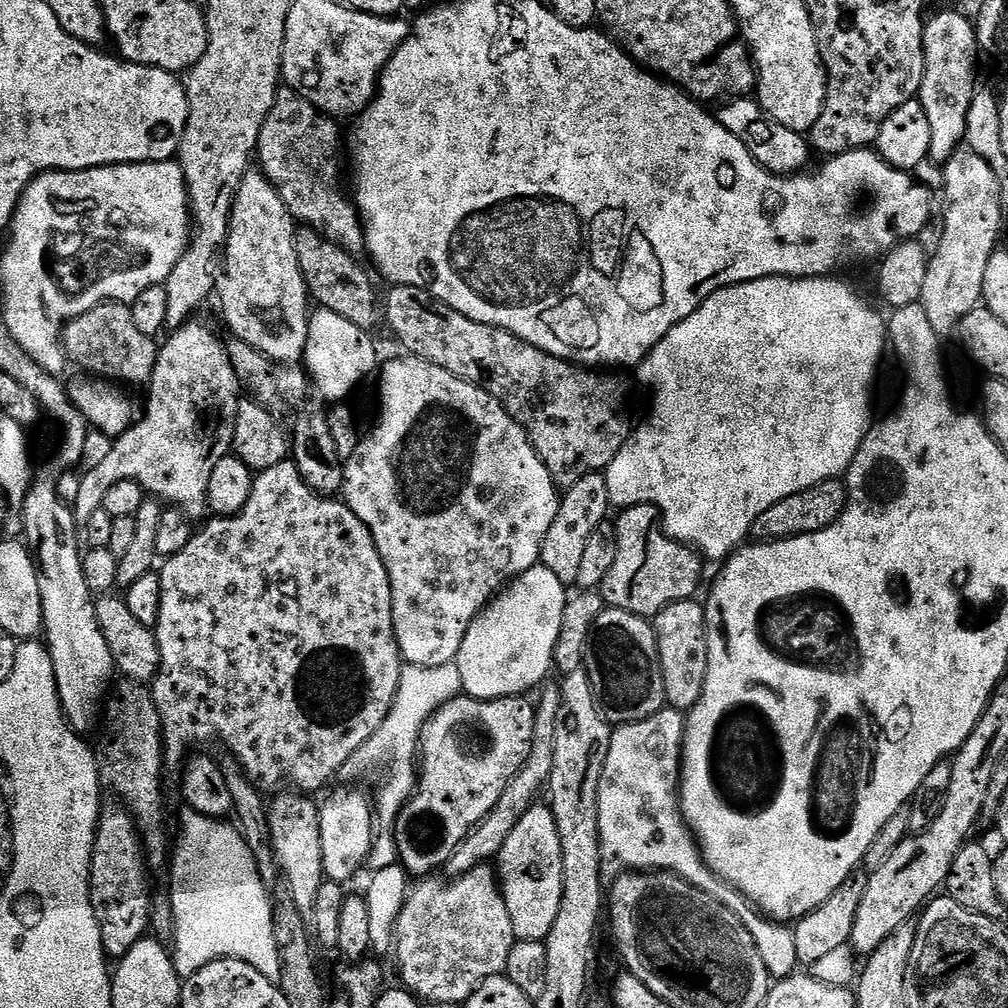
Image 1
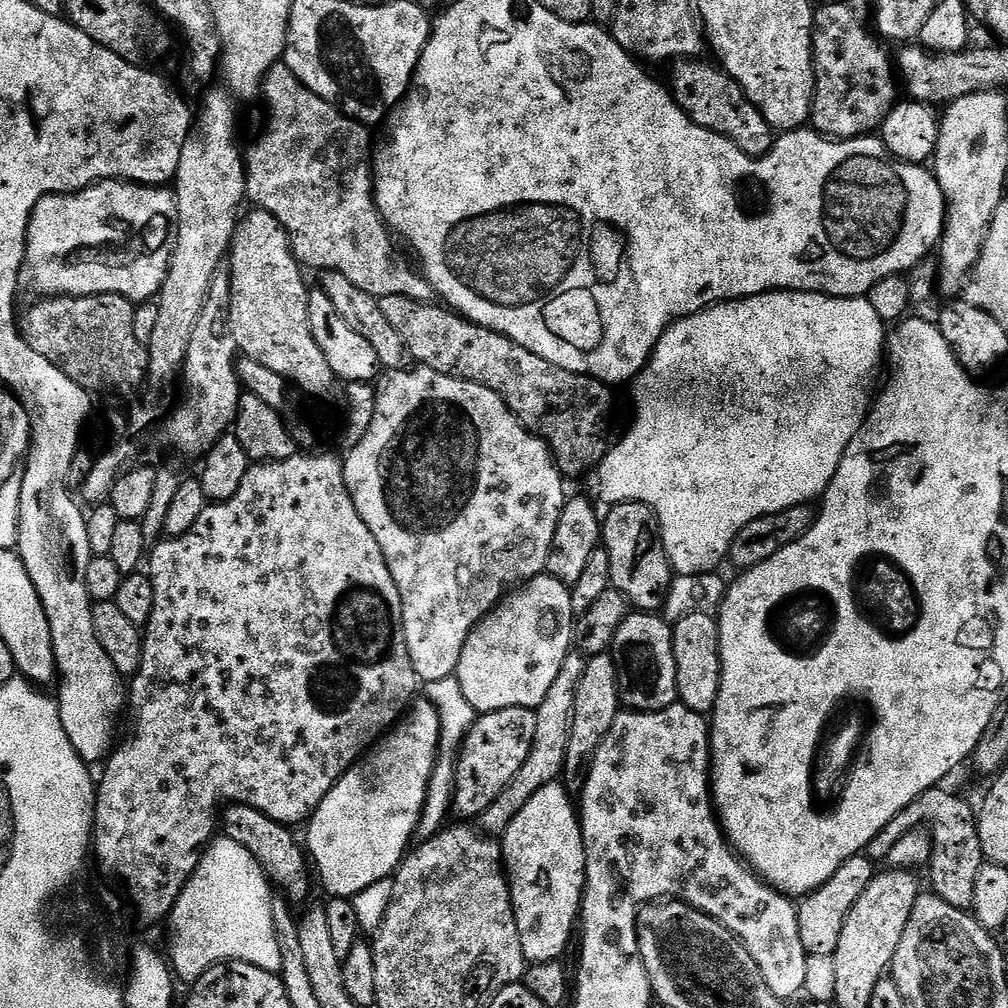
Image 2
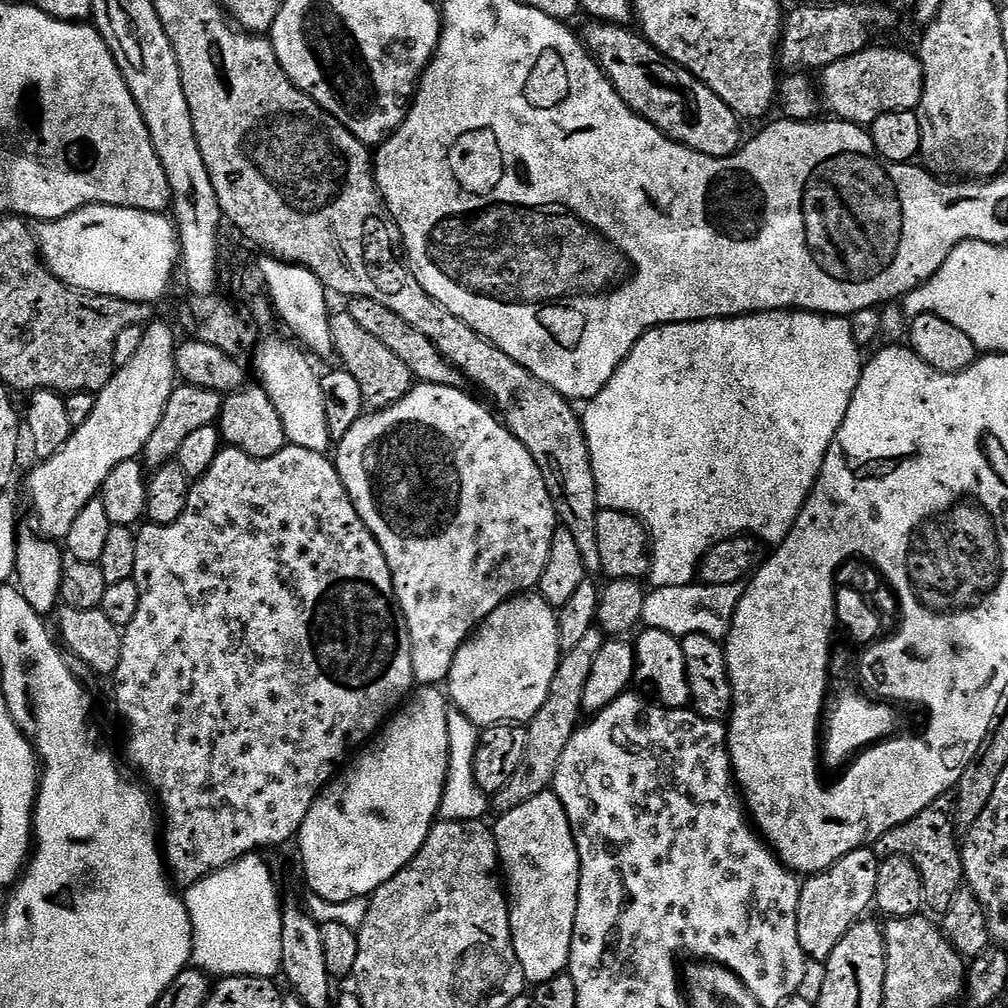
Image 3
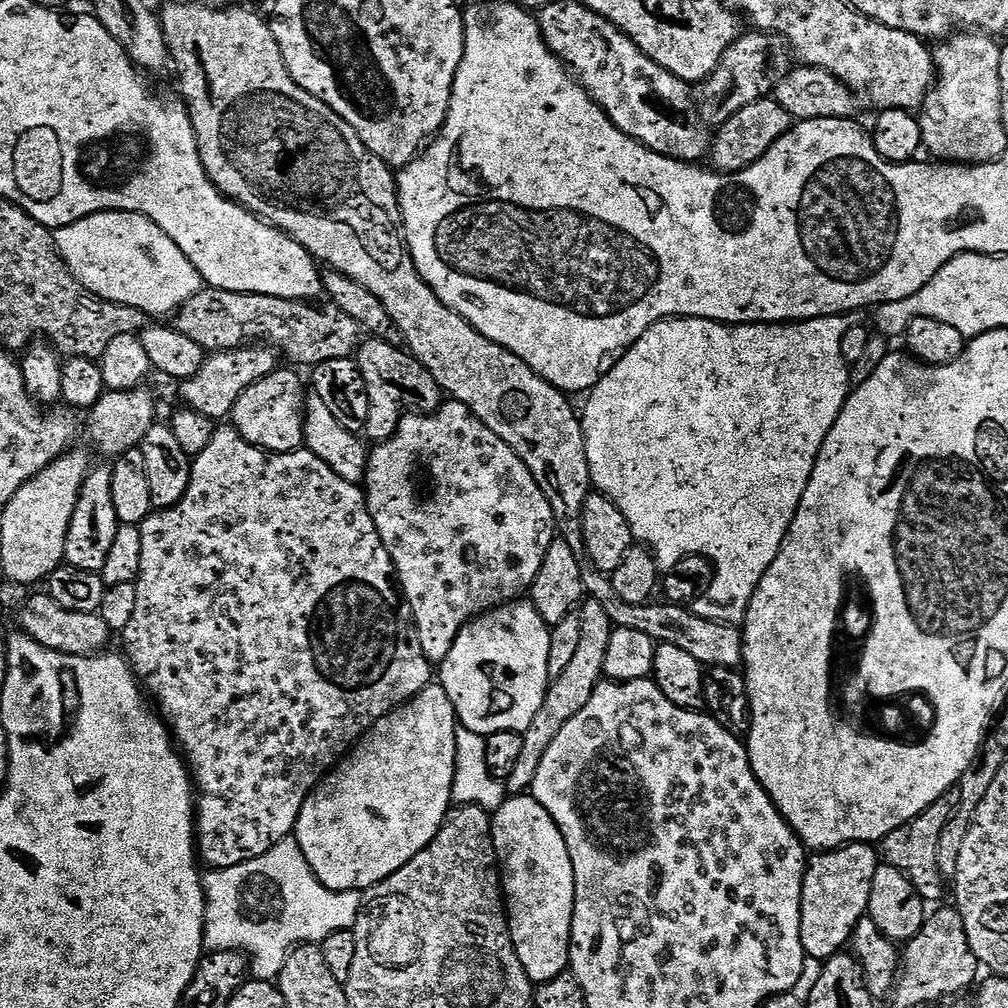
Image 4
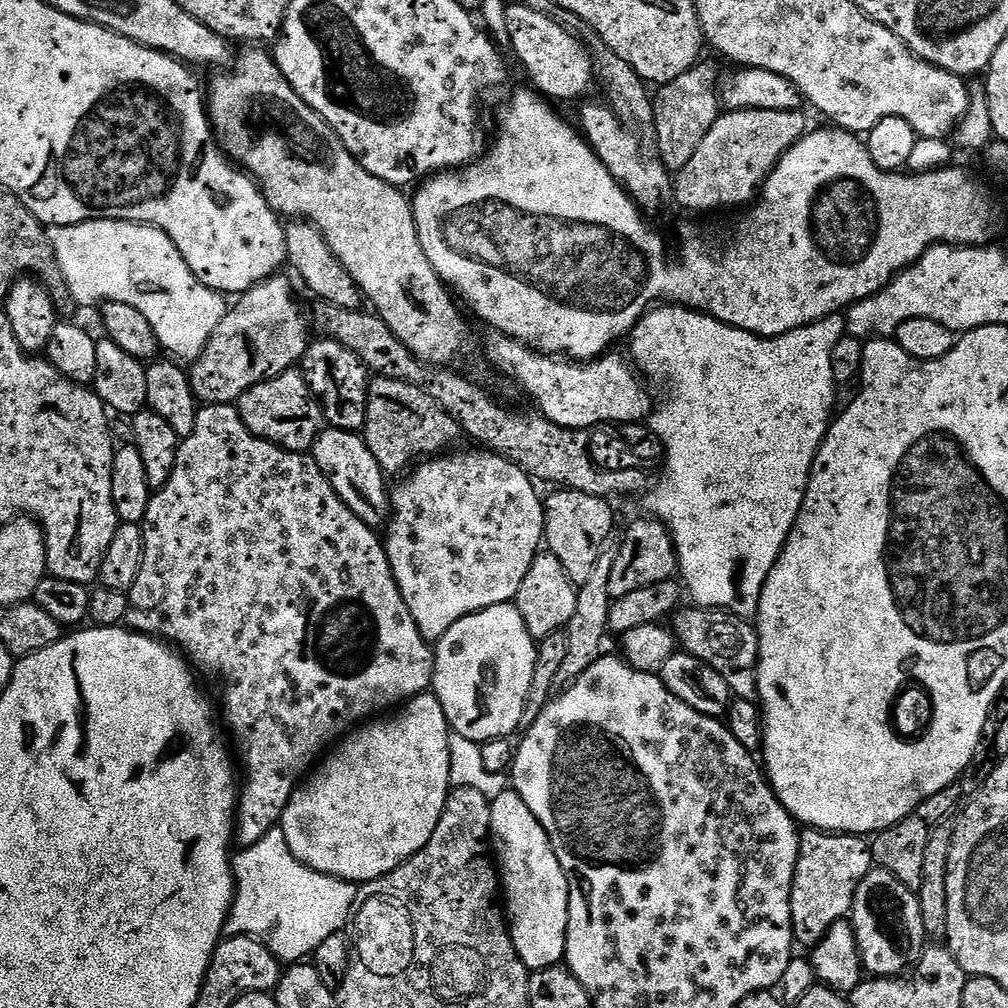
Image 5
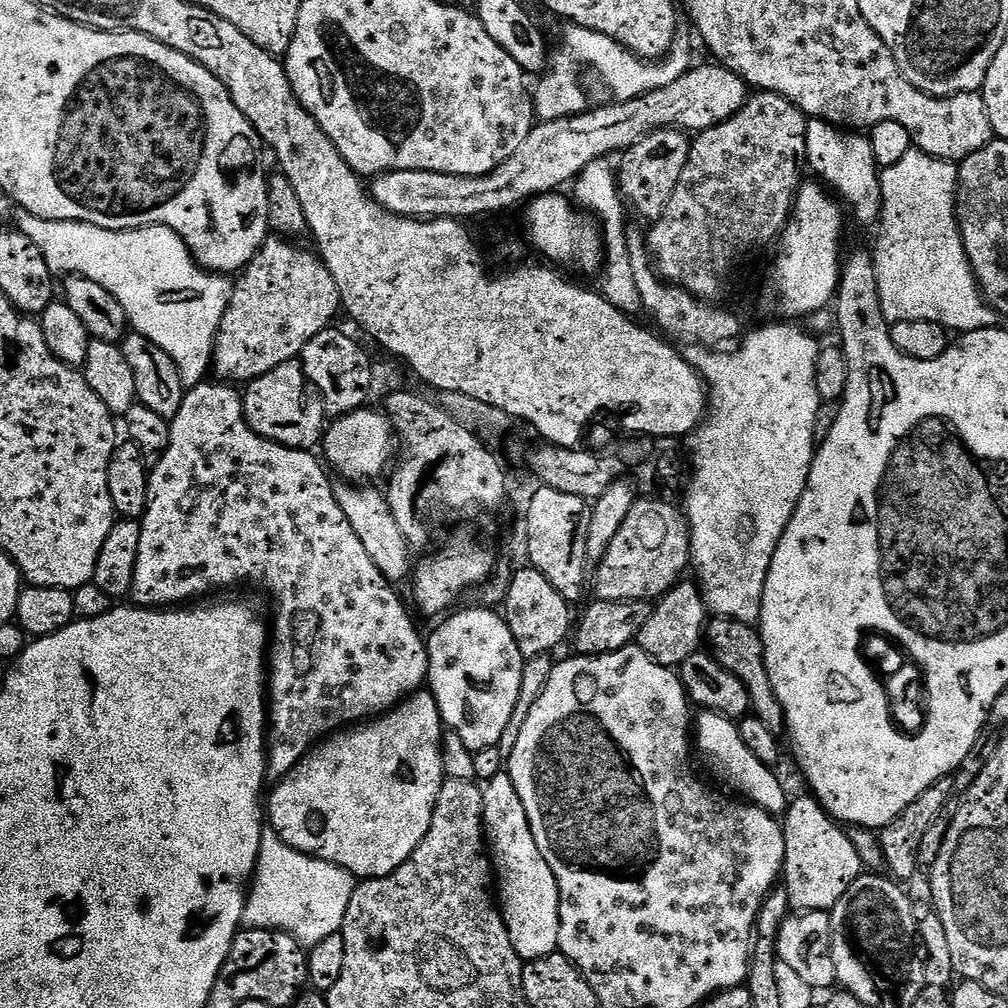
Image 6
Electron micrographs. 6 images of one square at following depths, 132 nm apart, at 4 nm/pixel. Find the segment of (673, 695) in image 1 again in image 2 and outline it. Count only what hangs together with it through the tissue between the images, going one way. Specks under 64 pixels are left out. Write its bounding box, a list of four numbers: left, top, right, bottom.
[672,614,720,714]

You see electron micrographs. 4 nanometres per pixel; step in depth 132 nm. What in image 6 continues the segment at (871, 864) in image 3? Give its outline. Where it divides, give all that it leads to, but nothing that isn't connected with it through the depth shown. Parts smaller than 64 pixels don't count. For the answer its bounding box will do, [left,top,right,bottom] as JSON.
[782,794,862,913]

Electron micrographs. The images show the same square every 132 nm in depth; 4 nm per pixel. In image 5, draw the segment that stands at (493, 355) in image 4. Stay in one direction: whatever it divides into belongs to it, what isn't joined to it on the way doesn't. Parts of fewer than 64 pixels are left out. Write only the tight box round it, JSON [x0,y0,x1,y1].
[206,46,468,366]

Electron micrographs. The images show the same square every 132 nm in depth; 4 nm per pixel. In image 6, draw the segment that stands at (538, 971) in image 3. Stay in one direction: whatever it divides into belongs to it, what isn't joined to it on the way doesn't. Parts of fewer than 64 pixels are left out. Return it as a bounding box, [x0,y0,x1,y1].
[483,771,560,962]

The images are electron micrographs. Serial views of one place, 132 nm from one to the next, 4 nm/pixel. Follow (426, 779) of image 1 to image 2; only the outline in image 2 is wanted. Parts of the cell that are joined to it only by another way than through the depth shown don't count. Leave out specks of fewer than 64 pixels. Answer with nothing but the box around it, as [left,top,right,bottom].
[452,708,536,817]

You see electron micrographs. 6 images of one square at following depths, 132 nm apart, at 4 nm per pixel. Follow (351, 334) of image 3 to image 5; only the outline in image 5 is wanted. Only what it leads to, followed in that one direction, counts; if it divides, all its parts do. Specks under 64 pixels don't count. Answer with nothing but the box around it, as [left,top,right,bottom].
[362,376,462,477]

